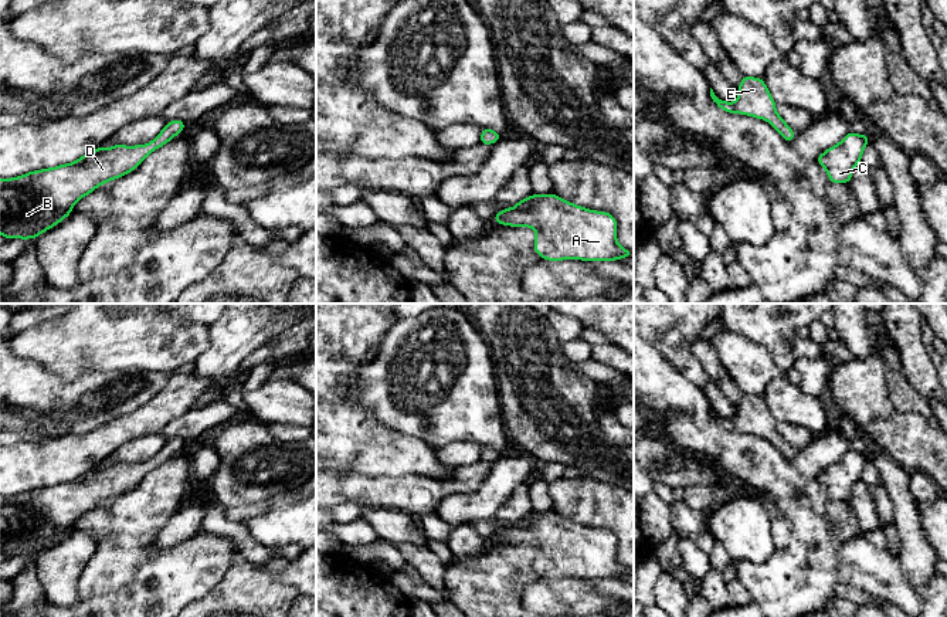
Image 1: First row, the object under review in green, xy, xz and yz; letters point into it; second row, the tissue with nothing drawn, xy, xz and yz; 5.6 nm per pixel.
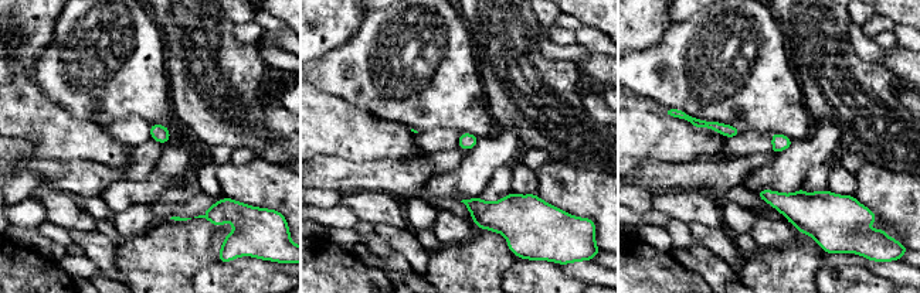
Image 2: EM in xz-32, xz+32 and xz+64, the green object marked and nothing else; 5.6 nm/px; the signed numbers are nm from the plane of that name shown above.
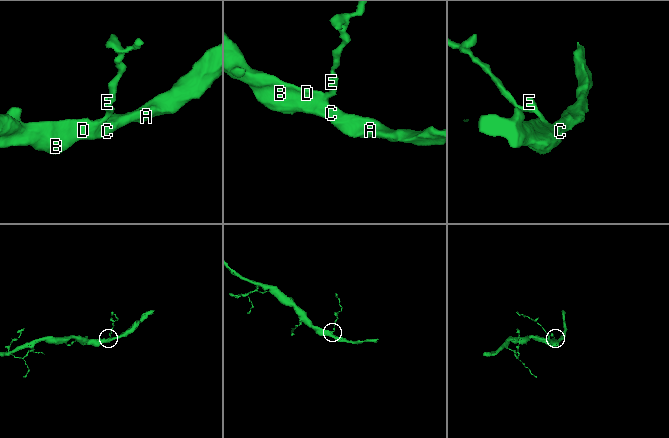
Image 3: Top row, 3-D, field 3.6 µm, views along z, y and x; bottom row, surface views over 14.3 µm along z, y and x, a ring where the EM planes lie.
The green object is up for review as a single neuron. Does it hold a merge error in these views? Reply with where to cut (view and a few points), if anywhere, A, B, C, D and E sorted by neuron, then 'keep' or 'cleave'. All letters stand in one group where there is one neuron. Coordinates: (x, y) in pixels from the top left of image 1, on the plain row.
no cut | A B C D E | keep

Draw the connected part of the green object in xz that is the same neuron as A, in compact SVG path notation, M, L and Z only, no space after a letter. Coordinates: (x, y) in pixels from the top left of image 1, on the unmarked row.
M553 511L532 512L516 521L513 526L498 529L493 539L503 543L534 546L533 567L543 577L617 579L634 573L632 569L617 560L617 538L612 532L576 523Z

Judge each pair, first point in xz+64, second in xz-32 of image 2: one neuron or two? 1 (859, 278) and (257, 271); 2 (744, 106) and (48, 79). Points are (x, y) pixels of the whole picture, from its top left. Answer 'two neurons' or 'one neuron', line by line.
1: one neuron
2: one neuron

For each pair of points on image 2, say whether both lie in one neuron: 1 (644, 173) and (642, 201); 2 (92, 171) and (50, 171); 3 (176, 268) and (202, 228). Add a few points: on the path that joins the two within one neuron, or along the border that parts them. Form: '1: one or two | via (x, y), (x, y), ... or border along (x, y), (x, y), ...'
1: two | border along (642, 187), (655, 193)
2: one | via (82, 171), (60, 171)
3: one | via (176, 258), (194, 238)

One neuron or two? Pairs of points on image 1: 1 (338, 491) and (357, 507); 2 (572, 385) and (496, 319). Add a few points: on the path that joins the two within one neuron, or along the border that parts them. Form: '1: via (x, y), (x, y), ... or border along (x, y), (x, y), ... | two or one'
1: border along (365, 505), (359, 501), (342, 501), (331, 507) | two
2: via (553, 376), (515, 338) | one

